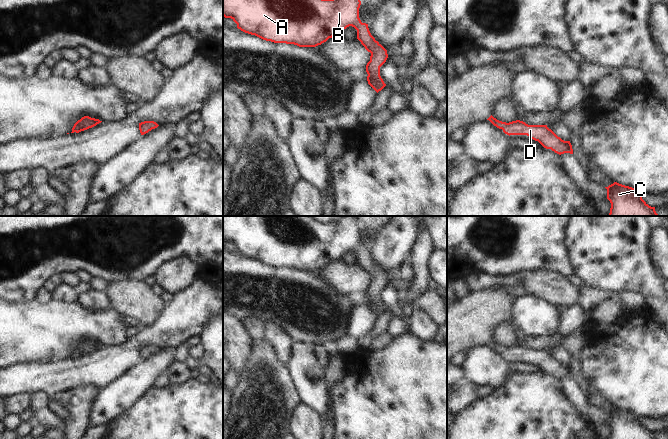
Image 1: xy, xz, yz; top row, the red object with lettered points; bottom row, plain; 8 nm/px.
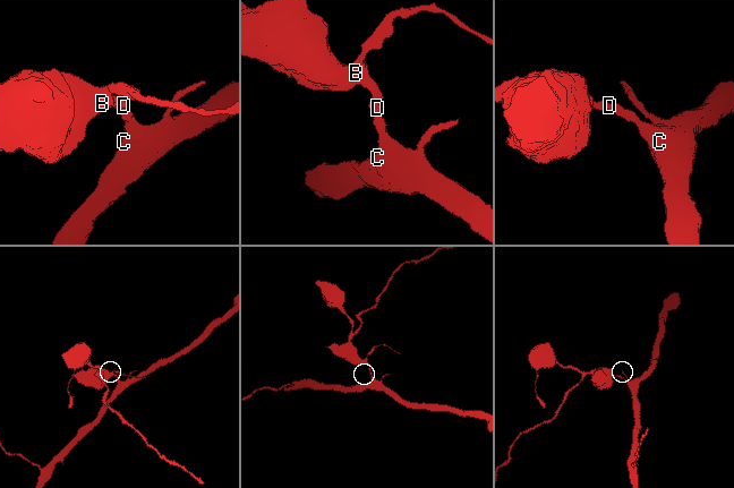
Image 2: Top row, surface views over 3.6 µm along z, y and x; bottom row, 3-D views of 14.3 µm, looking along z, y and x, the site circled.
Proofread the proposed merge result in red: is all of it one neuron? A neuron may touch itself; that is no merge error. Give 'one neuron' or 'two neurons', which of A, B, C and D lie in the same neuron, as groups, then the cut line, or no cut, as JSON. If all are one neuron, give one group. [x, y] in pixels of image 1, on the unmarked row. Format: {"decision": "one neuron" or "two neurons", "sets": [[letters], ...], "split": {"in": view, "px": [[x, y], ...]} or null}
{"decision": "one neuron", "sets": [["A", "B", "C", "D"]], "split": null}

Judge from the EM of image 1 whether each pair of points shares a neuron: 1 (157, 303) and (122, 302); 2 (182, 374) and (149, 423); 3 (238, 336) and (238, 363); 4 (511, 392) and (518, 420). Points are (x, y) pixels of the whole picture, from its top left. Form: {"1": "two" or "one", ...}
{"1": "one", "2": "two", "3": "one", "4": "one"}

